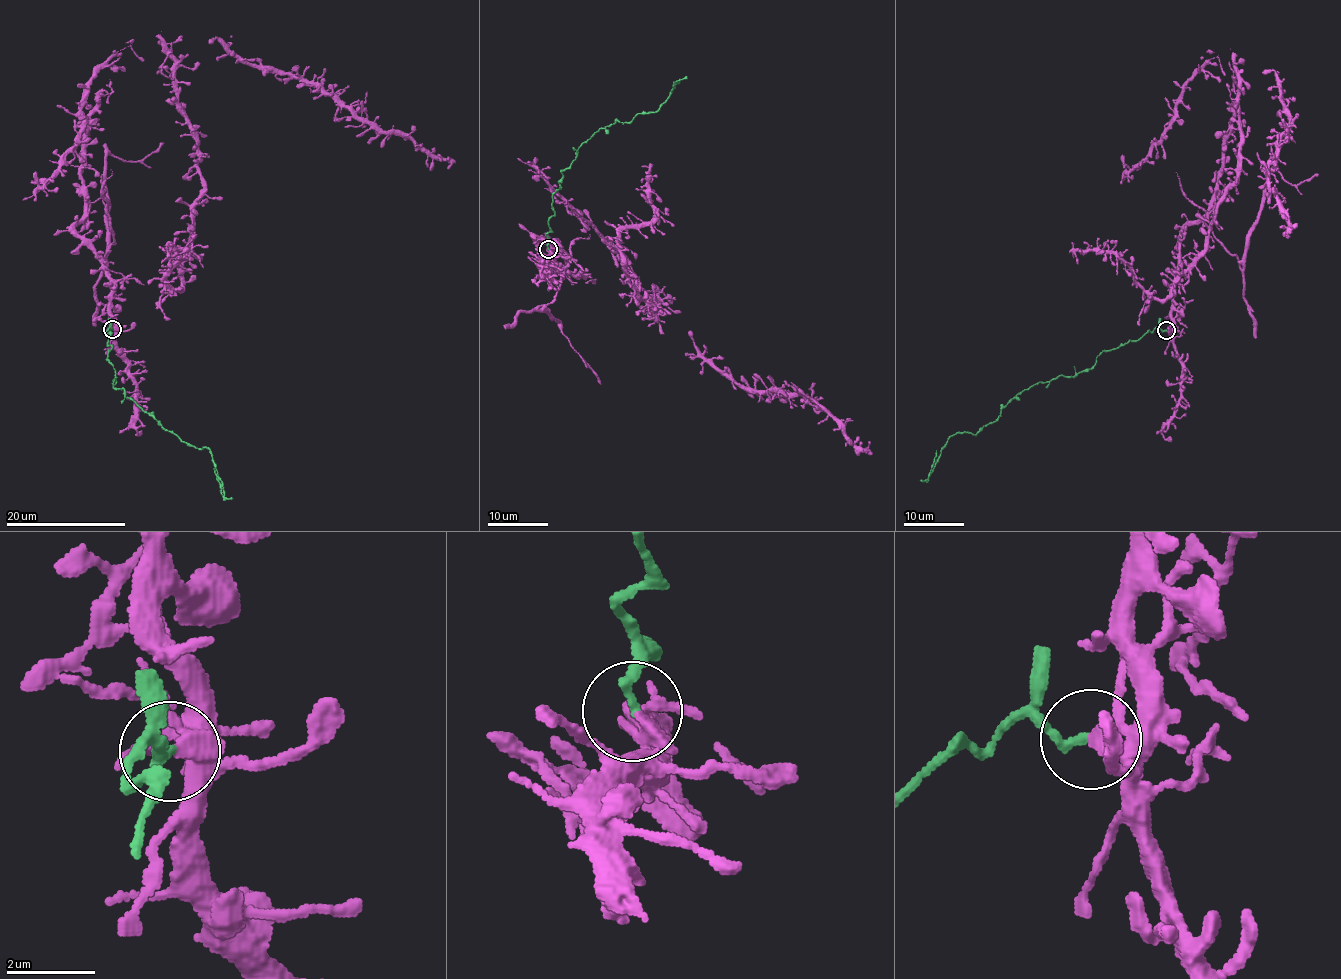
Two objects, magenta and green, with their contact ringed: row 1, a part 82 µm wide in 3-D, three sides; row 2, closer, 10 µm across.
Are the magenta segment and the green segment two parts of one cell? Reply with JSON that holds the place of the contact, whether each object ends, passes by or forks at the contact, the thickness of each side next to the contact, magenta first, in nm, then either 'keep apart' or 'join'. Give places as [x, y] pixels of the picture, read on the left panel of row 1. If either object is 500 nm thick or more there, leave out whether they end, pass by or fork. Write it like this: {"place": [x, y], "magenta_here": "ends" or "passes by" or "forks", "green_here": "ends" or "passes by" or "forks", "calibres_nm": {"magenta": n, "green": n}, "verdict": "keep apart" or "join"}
{"place": [112, 329], "magenta_here": "passes by", "green_here": "ends", "calibres_nm": {"magenta": 280, "green": 200}, "verdict": "keep apart"}

